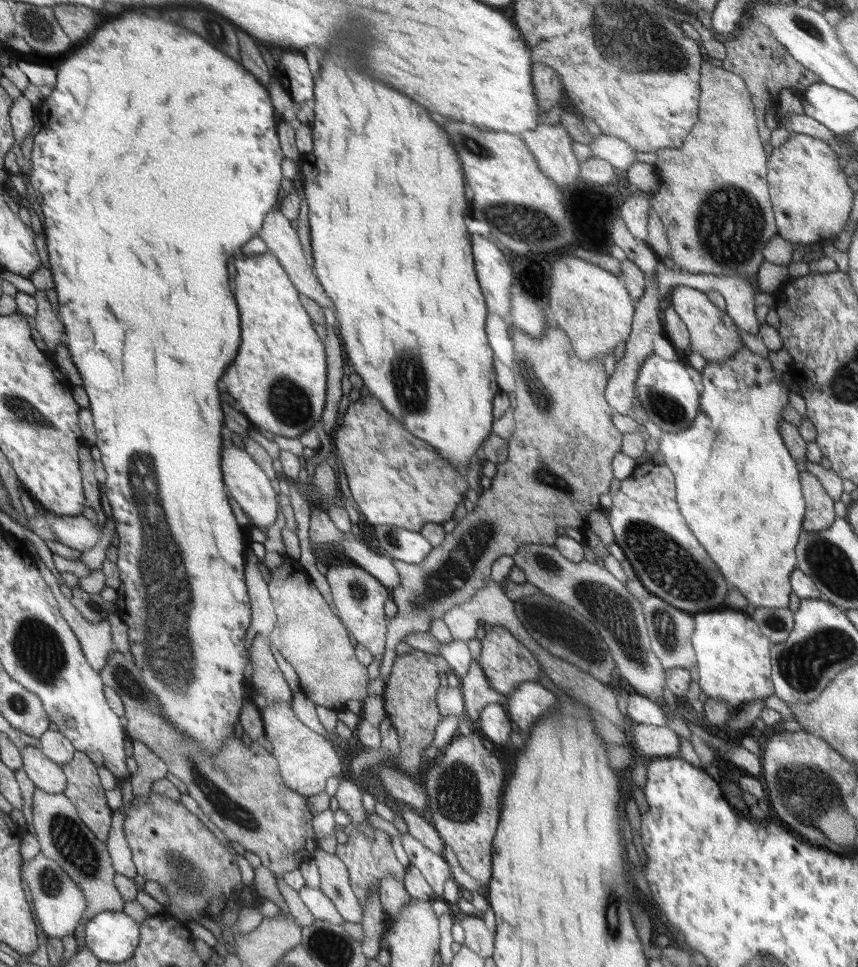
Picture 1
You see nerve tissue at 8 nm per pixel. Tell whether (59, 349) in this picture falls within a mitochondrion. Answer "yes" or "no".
no

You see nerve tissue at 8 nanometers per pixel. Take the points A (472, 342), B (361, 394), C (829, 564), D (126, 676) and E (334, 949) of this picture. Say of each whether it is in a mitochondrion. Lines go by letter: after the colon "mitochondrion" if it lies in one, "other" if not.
A: other
B: other
C: mitochondrion
D: mitochondrion
E: mitochondrion

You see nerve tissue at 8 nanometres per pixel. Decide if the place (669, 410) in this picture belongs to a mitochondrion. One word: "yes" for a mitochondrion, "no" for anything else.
yes

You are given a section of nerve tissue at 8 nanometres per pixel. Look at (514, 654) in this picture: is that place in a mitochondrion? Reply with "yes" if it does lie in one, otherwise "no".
no

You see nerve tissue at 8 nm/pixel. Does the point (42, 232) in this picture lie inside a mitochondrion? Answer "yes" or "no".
no

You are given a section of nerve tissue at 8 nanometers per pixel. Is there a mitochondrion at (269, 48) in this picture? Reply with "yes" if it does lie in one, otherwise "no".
no

